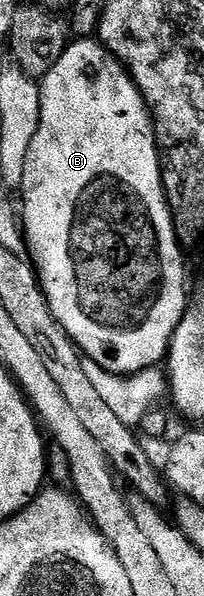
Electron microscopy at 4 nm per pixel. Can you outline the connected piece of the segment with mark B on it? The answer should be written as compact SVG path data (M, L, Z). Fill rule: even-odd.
M92 37L70 41L63 56L59 56L59 64L55 64L55 68L51 68L51 72L40 79L39 85L39 128L31 140L31 148L27 148L27 160L23 164L23 184L19 191L19 217L25 232L27 254L37 272L37 281L41 284L41 291L45 294L55 320L88 361L99 364L99 368L112 374L138 374L141 370L152 370L160 363L157 362L160 358L162 361L168 355L173 333L180 324L181 317L185 315L187 305L185 258L181 255L183 247L177 240L173 213L169 211L165 185L161 182L161 155L157 152L157 137L153 134L153 116L124 66L100 41Z

